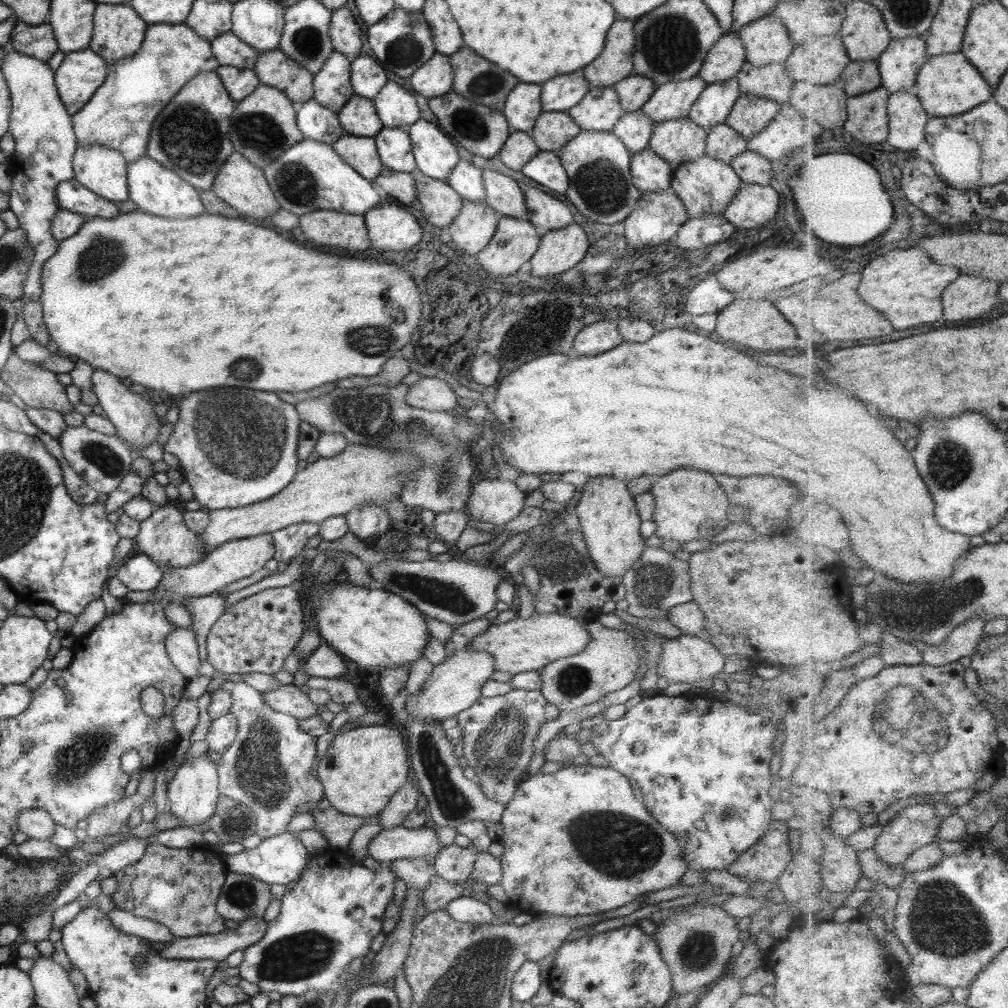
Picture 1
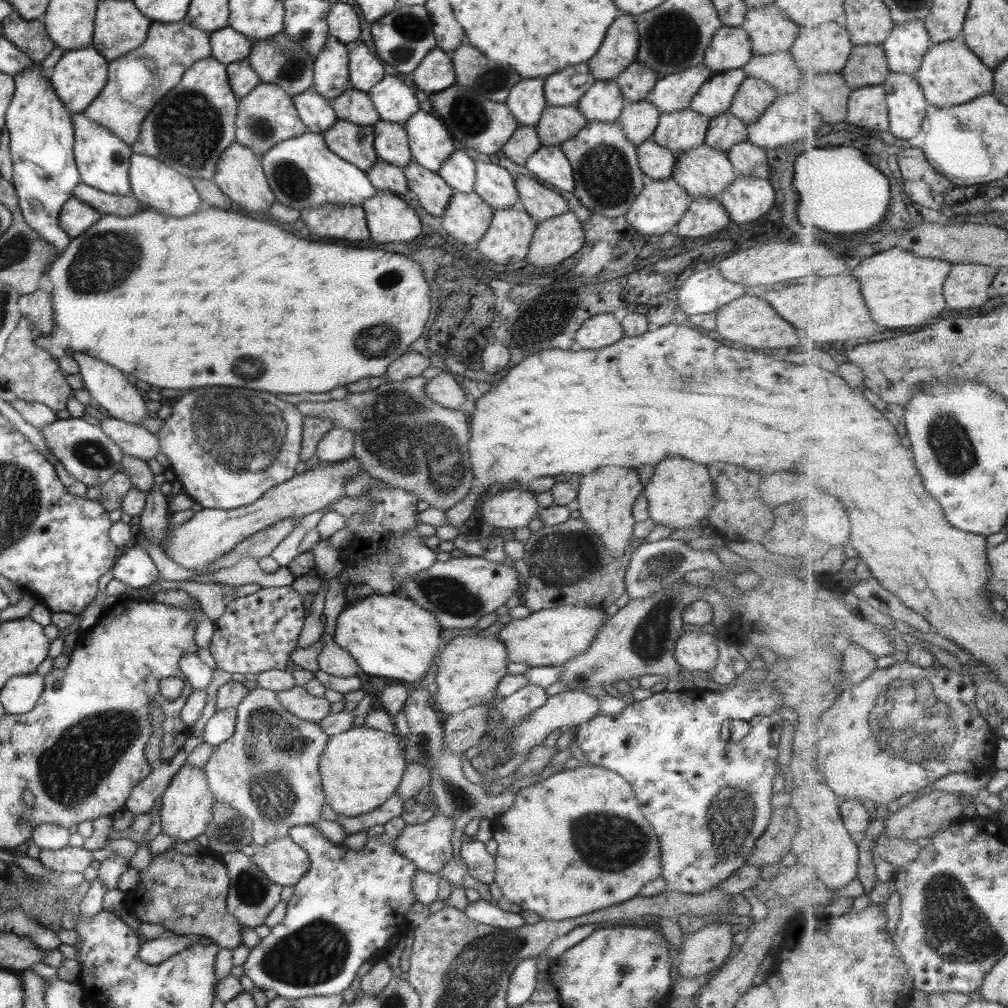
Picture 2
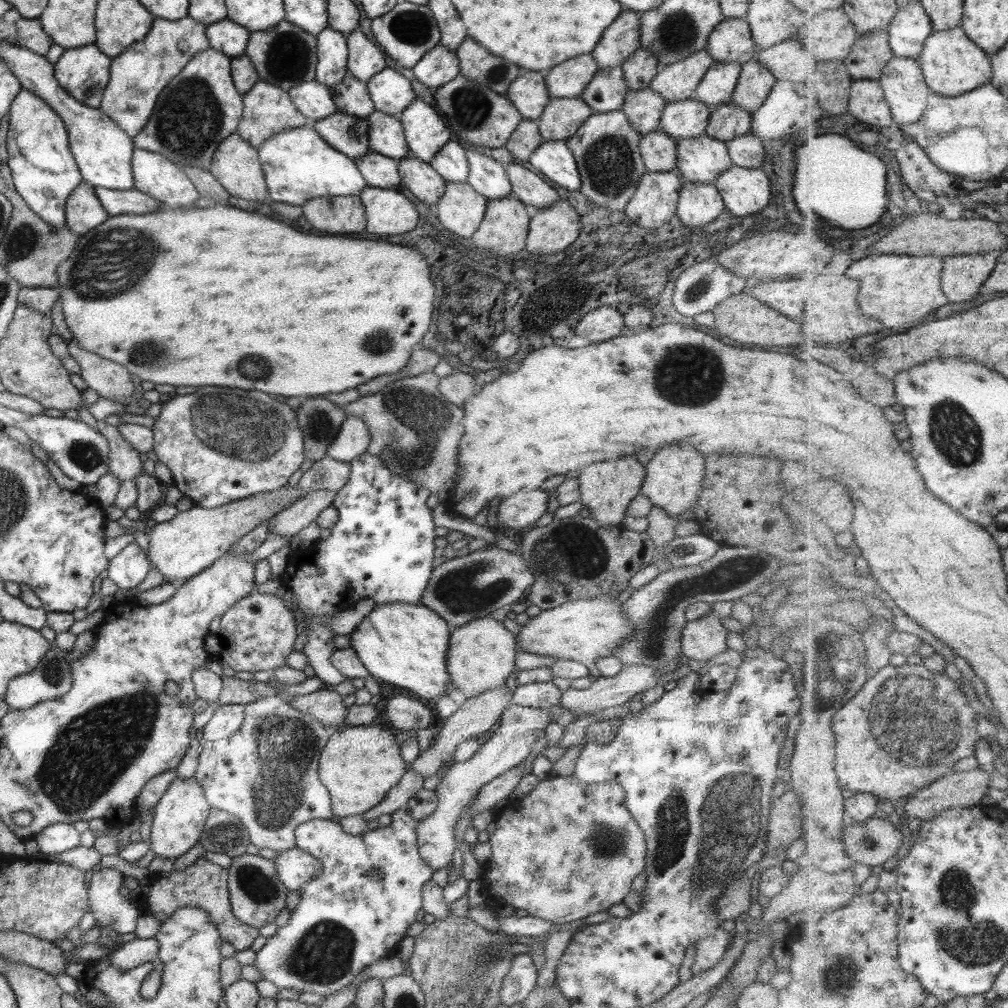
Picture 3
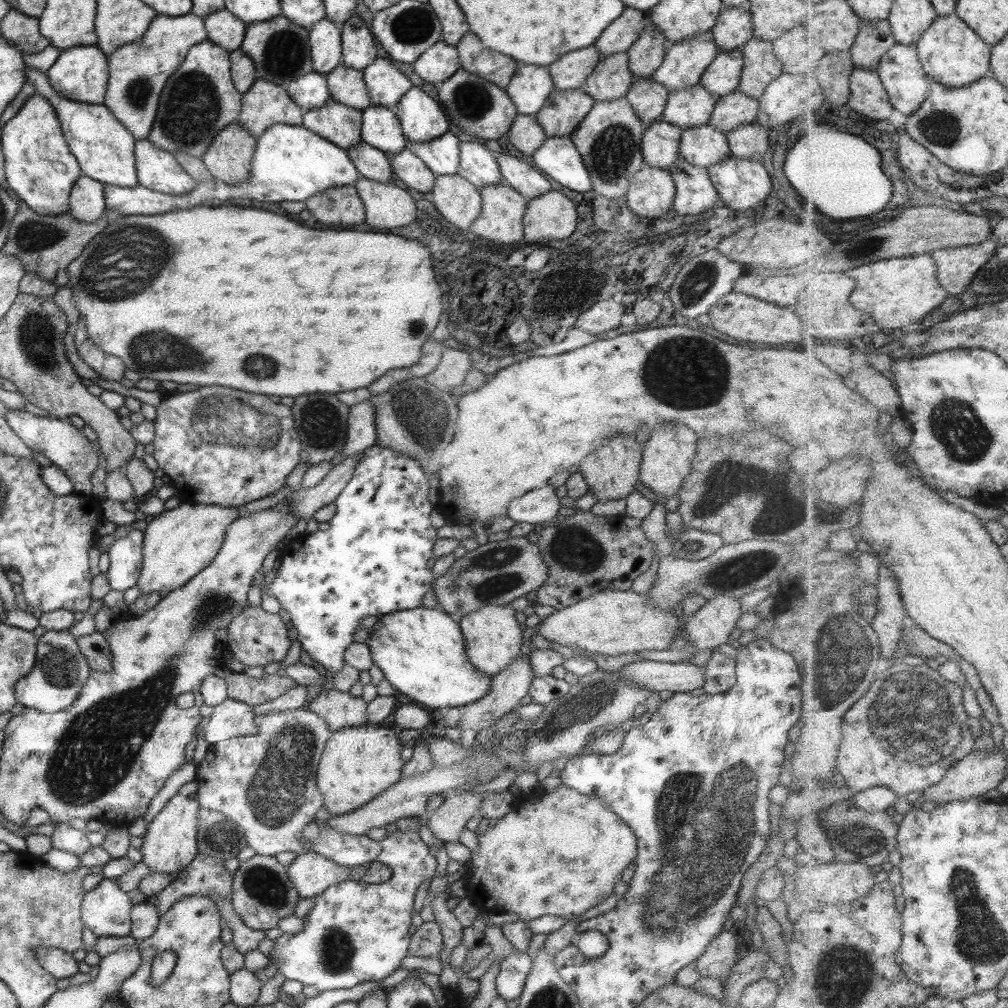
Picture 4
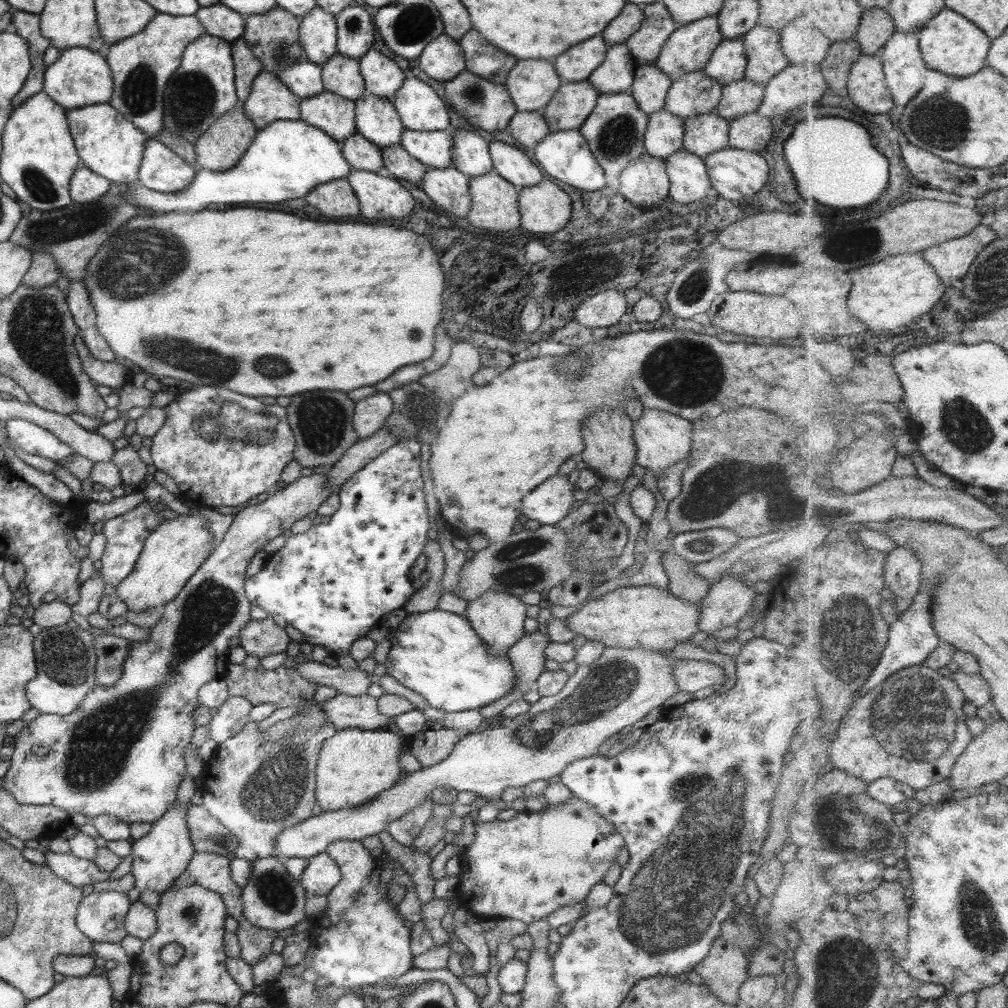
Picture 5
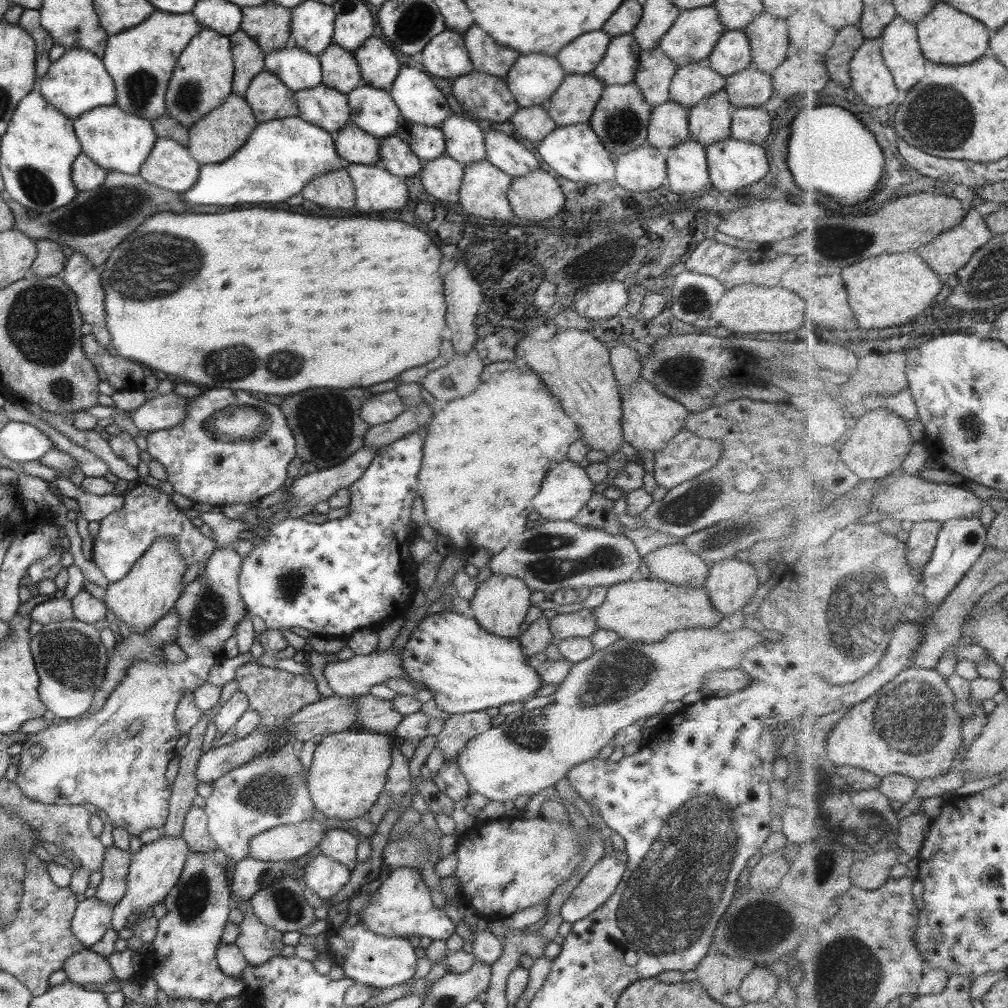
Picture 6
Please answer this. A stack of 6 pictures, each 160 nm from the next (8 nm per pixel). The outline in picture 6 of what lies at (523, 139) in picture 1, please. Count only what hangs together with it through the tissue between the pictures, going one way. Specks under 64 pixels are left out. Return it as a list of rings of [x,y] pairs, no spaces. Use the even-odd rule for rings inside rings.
[[[540,105],[529,108],[519,107],[512,114],[511,122],[516,134],[534,144],[538,144],[556,127]]]

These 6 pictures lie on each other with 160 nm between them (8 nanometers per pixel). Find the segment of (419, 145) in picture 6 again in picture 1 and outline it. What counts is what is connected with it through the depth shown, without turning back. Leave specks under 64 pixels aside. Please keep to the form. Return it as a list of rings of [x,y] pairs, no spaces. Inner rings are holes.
[[[460,160],[451,169],[446,183],[462,198],[473,203],[483,201],[482,170],[467,161]]]

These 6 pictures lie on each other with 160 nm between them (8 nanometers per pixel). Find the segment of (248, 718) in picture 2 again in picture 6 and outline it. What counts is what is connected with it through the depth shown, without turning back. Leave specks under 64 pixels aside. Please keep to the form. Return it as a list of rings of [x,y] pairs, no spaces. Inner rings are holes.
[[[287,742],[278,751],[270,755],[258,755],[245,764],[231,769],[227,774],[214,780],[210,785],[211,794],[205,797],[205,811],[207,817],[207,830],[211,838],[216,842],[216,848],[224,855],[230,856],[237,863],[248,856],[248,844],[252,836],[265,832],[279,825],[297,824],[311,819],[314,804],[310,799],[306,776],[299,763],[299,751],[301,745]]]

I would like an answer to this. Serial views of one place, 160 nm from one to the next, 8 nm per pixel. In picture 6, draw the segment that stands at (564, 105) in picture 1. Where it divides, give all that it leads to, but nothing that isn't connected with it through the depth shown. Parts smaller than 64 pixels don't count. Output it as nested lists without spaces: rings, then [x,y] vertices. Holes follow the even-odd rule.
[[[602,30],[577,36],[569,46],[564,46],[556,52],[555,59],[566,75],[588,74],[603,58],[610,38],[611,36]]]

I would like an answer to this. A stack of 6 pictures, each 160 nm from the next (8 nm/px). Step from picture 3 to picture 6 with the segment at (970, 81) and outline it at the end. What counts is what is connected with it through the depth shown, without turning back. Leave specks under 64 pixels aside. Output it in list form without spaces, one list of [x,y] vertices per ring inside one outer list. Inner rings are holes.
[[[941,2],[918,25],[918,39],[928,60],[937,64],[971,64],[990,53],[992,32],[970,13],[961,12],[953,5]]]

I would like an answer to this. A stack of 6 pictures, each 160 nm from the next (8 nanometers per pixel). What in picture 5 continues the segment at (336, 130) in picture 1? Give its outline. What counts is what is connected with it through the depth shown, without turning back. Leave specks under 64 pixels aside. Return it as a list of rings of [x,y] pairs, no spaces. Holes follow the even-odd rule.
[[[303,59],[295,62],[295,65],[284,66],[283,69],[276,72],[276,76],[291,94],[303,99],[317,96],[324,91],[321,71],[321,67]]]

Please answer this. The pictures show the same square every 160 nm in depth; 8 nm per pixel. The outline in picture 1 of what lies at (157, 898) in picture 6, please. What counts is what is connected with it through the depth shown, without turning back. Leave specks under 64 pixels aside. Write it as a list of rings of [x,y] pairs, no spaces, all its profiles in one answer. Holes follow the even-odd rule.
[[[205,753],[189,757],[176,768],[172,779],[166,785],[166,810],[181,820],[185,827],[197,828],[199,823],[207,822],[217,810],[218,795],[216,763]]]

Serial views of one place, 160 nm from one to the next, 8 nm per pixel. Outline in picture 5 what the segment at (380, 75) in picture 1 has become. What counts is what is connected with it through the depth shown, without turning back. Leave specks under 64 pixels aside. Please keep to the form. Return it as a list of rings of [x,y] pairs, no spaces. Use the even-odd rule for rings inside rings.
[[[357,4],[344,8],[334,17],[336,21],[336,54],[361,59],[373,45],[371,16]]]

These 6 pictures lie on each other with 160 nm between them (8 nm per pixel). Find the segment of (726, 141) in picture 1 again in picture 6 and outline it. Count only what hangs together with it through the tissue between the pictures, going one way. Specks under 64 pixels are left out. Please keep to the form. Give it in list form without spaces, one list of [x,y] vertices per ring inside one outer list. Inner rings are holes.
[[[752,63],[741,72],[726,76],[723,90],[731,111],[746,105],[771,107],[774,94],[770,74],[759,72]]]

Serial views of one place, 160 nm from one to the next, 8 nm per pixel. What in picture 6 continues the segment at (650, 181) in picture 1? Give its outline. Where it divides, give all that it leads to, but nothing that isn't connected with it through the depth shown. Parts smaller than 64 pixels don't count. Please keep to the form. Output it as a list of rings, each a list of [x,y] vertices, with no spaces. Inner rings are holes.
[[[665,101],[651,109],[646,126],[646,143],[666,150],[689,139],[688,109],[673,101]]]

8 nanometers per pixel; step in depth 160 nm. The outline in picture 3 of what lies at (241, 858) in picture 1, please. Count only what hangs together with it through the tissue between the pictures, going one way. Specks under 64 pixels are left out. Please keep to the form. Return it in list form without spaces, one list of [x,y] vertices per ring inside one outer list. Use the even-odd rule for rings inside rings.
[[[297,847],[279,851],[272,861],[283,887],[287,891],[297,890],[297,893],[319,874],[321,868],[315,858]]]

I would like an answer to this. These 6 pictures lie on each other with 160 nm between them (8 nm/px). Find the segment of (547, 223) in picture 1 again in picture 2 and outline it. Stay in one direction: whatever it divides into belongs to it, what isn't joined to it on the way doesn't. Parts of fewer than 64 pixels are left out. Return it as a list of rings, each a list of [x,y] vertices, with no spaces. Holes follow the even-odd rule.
[[[517,174],[514,185],[521,210],[525,211],[535,224],[568,211],[569,199],[561,198],[560,193],[547,189],[525,174]]]

